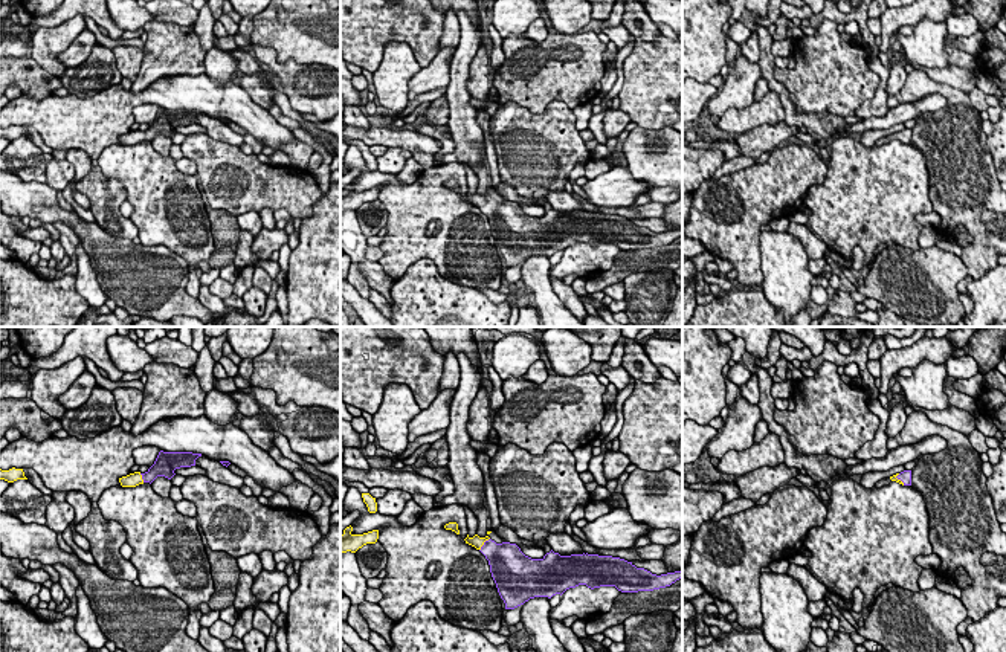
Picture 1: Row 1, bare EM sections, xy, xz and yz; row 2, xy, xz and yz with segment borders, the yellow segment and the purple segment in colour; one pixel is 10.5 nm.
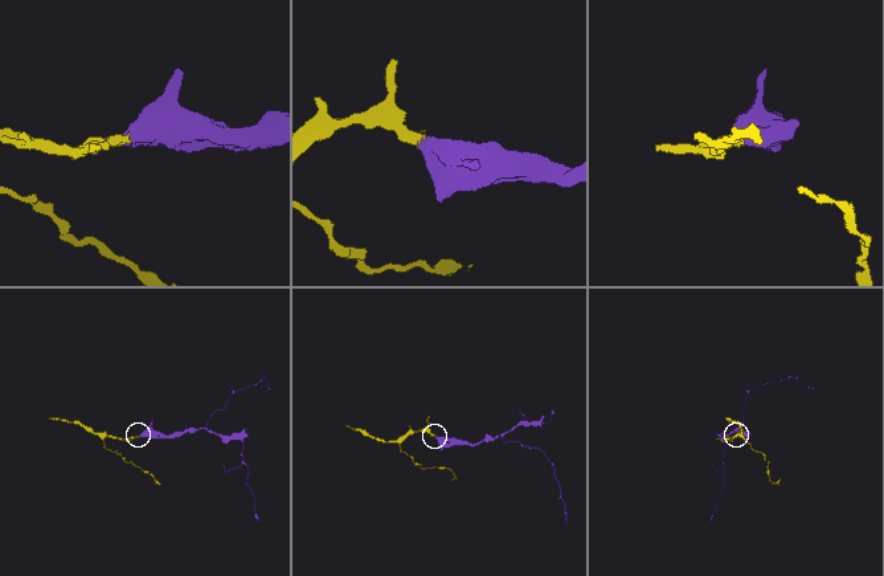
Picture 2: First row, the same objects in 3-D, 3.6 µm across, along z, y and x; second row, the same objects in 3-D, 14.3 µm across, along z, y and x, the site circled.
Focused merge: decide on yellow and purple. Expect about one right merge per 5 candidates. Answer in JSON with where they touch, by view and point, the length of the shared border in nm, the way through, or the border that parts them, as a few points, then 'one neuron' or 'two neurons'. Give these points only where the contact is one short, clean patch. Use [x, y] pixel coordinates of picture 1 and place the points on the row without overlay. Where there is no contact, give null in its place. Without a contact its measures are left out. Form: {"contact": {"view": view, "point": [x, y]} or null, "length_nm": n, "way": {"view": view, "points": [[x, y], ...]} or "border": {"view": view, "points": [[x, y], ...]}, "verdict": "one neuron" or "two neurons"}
{"contact": {"view": "xz", "point": [483, 202]}, "length_nm": 180, "way": {"view": "xz", "points": [[475, 199], [483, 202], [501, 216]]}, "verdict": "one neuron"}

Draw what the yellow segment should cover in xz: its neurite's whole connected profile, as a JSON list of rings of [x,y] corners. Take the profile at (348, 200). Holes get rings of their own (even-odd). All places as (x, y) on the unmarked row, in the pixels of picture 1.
[[[347,185],[340,192],[340,214],[347,209],[356,211],[366,202],[376,202],[379,197],[379,188],[372,188],[363,192],[353,192],[353,185]]]

